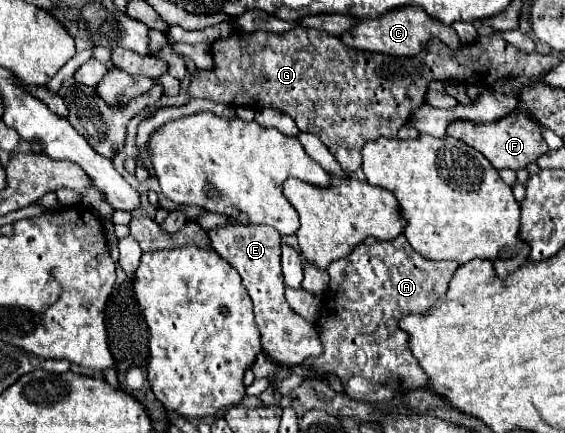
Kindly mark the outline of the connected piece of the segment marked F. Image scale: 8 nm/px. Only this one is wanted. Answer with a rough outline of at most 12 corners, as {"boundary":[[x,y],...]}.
{"boundary":[[523,109],[493,123],[455,121],[447,135],[497,171],[525,169],[549,151]]}

